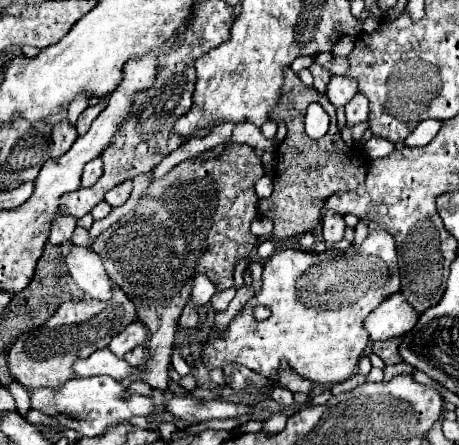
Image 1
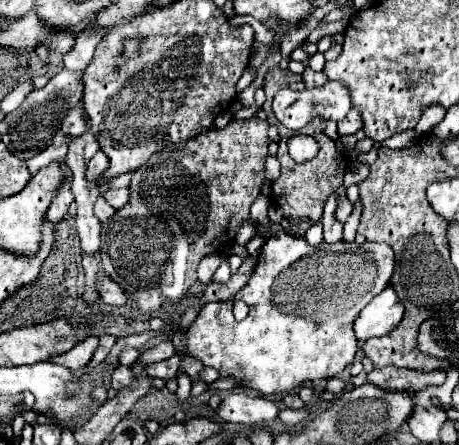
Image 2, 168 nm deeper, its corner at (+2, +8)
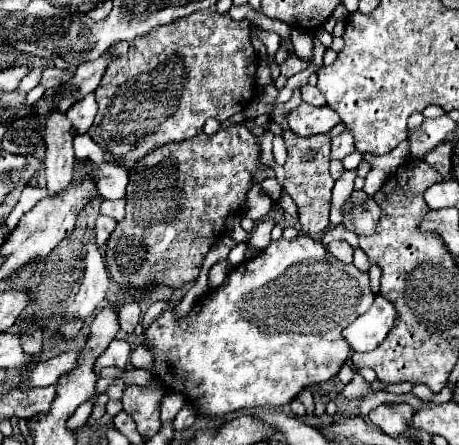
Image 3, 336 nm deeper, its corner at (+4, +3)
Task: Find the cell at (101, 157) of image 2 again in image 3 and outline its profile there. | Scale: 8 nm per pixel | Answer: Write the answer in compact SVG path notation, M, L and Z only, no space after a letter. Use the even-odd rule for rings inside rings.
M96 163L92 165L92 179L96 183L98 195L104 199L120 199L126 193L128 171L116 163Z

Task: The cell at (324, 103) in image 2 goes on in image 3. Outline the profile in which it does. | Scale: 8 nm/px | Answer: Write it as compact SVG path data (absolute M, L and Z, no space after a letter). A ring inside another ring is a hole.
M300 103L296 109L292 109L286 115L288 127L290 131L294 131L300 137L310 137L310 135L318 135L318 133L328 133L332 127L336 127L340 123L338 113L328 107L314 107L308 103Z

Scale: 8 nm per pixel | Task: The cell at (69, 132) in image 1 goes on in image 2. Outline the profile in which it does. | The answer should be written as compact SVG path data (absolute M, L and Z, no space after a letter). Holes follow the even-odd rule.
M80 102L78 106L74 106L68 116L62 122L62 132L70 134L70 136L80 136L82 130L86 130L86 120L84 120L84 104Z

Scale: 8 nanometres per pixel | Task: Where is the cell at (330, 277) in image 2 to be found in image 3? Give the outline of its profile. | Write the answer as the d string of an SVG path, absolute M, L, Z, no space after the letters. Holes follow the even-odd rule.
M300 233L294 241L286 241L286 239L278 239L272 241L264 251L260 251L256 257L252 257L250 261L246 259L244 263L240 263L236 269L230 271L230 275L226 277L226 281L218 287L218 289L210 289L208 293L204 293L202 301L198 299L192 307L192 311L188 313L188 317L184 319L176 319L172 311L164 311L162 315L156 317L156 321L146 329L144 333L144 343L152 349L154 353L154 361L156 361L156 377L162 381L164 387L174 389L178 393L184 393L188 399L196 399L196 409L202 415L224 415L228 411L238 411L238 409L258 409L258 407L280 407L290 403L304 387L312 387L316 383L322 381L330 381L332 377L338 375L340 367L348 361L350 357L350 345L348 341L342 337L342 329L348 327L356 317L360 317L364 311L370 309L370 305L374 303L374 293L370 287L370 279L366 271L360 271L356 265L348 265L338 261L334 255L330 255L326 251L326 247L322 247L318 241L314 241L312 237Z

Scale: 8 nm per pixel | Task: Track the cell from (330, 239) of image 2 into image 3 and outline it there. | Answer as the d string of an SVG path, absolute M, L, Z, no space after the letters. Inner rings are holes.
M332 241L332 243L328 245L328 251L330 251L334 257L338 257L340 261L344 261L344 263L352 263L352 253L354 253L354 249L352 249L346 241Z

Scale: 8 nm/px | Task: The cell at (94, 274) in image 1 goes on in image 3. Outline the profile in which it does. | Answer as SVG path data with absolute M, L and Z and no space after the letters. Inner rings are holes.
M124 303L118 309L120 317L120 329L126 333L134 333L134 327L140 323L140 305L138 303Z

